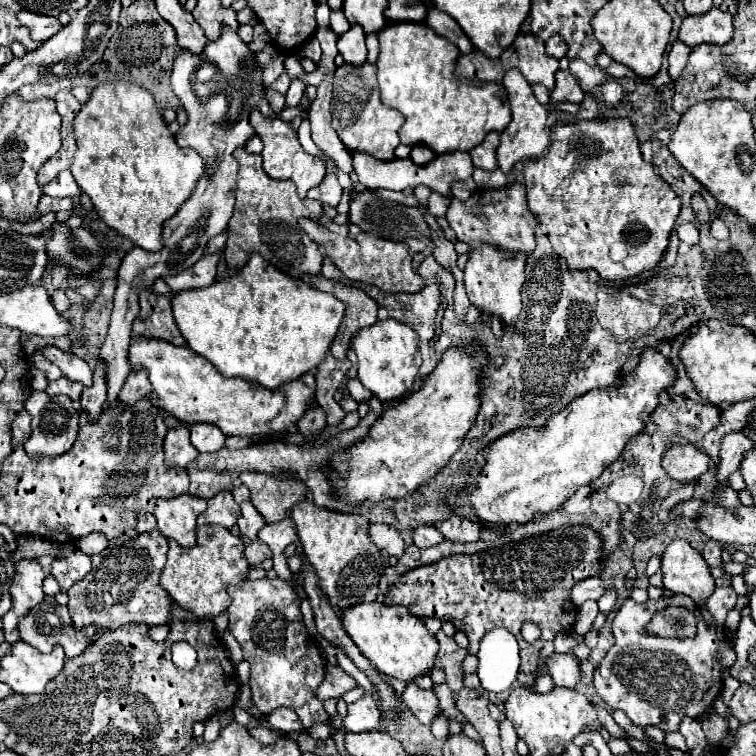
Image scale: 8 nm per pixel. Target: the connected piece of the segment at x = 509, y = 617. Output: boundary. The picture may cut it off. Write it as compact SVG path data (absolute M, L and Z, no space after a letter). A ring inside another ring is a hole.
M565 526L557 528L545 534L535 534L519 536L517 540L511 542L509 546L501 548L489 548L487 552L477 552L477 554L453 554L449 558L443 558L435 564L429 566L419 566L415 570L409 570L399 576L395 584L389 586L385 592L383 604L399 604L405 606L413 616L417 618L439 618L439 620L449 620L459 632L465 632L469 638L469 654L477 654L479 642L485 636L485 632L503 626L507 628L519 642L521 646L521 672L537 672L537 660L539 652L543 648L543 642L553 640L559 632L573 632L575 616L577 616L577 606L571 602L571 588L589 578L589 576L599 576L603 572L601 566L601 552L603 552L603 540L597 530L591 526ZM525 622L533 622L541 630L541 644L527 644L521 636L521 626Z

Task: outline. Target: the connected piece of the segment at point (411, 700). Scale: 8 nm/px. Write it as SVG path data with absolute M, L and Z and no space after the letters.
M415 682L407 684L401 698L407 704L407 708L417 716L417 720L425 726L431 726L433 720L441 714L439 700L437 700L435 692L433 690L423 690Z

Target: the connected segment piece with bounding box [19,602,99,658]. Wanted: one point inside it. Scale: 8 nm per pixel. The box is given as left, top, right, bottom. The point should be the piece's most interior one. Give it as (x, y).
(50, 625)

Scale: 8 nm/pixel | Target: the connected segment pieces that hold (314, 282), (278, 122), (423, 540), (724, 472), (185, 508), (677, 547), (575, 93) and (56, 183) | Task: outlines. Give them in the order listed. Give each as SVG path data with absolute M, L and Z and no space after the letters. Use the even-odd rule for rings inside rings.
M305 274L301 276L303 282L307 282L309 286L333 294L337 300L341 300L347 306L345 312L345 320L337 332L337 338L331 344L331 354L337 360L345 360L347 352L351 348L351 338L355 332L359 332L361 328L373 326L377 322L377 302L373 298L369 298L361 288L355 286L343 286L341 282L335 280L327 280L323 276L311 276Z
M253 108L251 116L249 116L249 122L251 122L255 134L263 140L263 152L261 152L261 156L263 156L265 174L269 178L293 180L295 186L297 186L299 198L305 198L307 192L309 192L309 188L321 184L321 180L327 174L327 168L325 168L323 160L319 160L319 158L309 156L307 152L303 152L303 148L299 144L299 138L297 138L297 132L291 128L289 122L285 122L281 118L267 118L257 108ZM273 168L277 168L277 172L273 172Z
M417 526L413 530L413 542L417 548L429 548L443 542L443 534L435 526Z
M731 432L723 438L721 444L721 462L719 462L719 474L717 474L717 486L727 486L727 478L731 472L735 472L741 464L741 458L747 450L753 448L753 440L747 438L743 432Z
M181 494L169 500L157 500L157 506L153 510L157 518L157 530L179 542L183 548L191 548L195 544L195 528L197 528L197 516L205 512L207 500L201 500L191 494Z
M673 540L667 546L661 560L663 560L661 566L663 586L673 594L691 596L704 620L711 623L713 617L705 609L705 601L715 590L715 580L703 556L695 548L691 548L689 542Z
M559 70L555 78L557 78L557 86L551 92L551 100L547 104L549 112L555 112L553 106L559 102L581 102L583 100L583 90L579 86L579 80L569 70Z
M63 170L55 180L51 180L49 184L43 186L43 194L49 194L53 198L75 198L81 194L81 188L77 186L75 178L71 176L71 170Z

